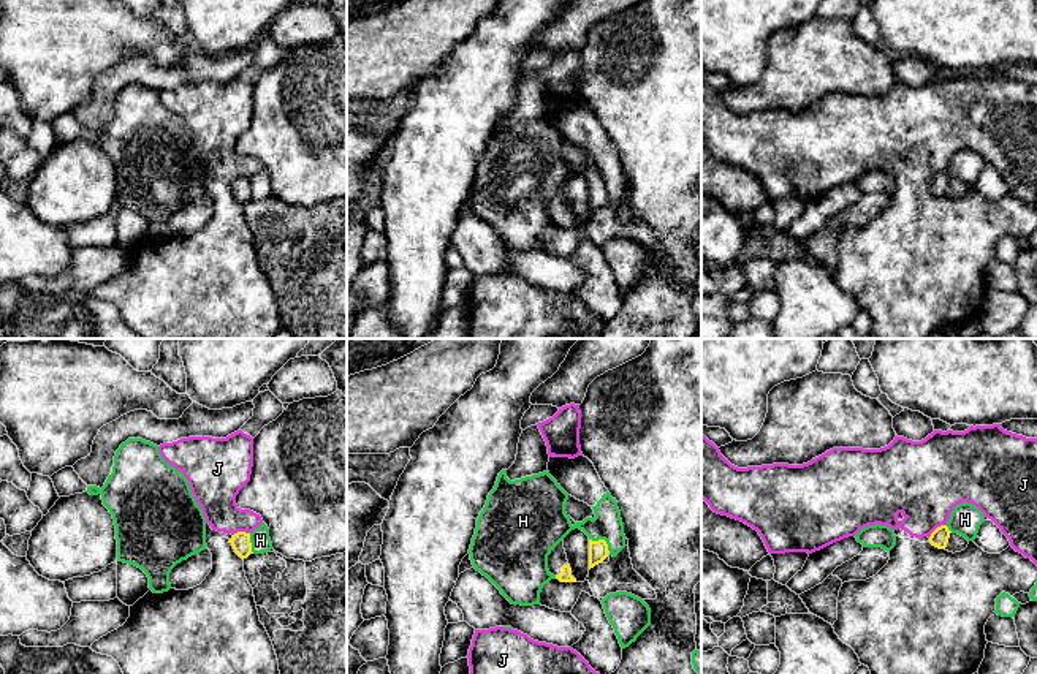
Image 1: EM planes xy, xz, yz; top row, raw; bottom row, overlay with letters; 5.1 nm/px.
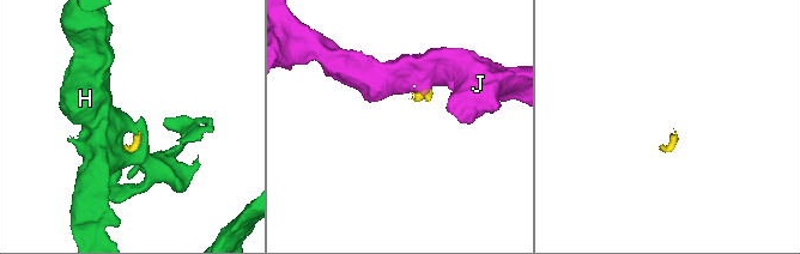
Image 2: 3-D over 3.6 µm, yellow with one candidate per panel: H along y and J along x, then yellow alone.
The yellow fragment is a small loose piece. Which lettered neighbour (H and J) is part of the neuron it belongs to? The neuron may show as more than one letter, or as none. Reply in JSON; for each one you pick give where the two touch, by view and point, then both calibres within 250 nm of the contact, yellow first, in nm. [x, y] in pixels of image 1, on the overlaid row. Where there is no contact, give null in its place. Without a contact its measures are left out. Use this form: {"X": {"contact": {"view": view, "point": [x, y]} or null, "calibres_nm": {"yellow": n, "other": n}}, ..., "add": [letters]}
{"H": {"contact": {"view": "xz", "point": [603, 540]}, "calibres_nm": {"yellow": 100, "other": 150}}, "add": ["H"]}

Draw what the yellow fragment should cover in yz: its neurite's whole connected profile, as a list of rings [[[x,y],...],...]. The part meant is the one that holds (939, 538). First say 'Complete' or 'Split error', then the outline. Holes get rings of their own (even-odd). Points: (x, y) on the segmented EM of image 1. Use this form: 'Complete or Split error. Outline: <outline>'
Split error. Outline: [[[967,502],[959,503],[952,511],[948,522],[931,533],[929,543],[939,549],[945,549],[952,533],[974,541],[983,522],[985,516],[977,506]]]

